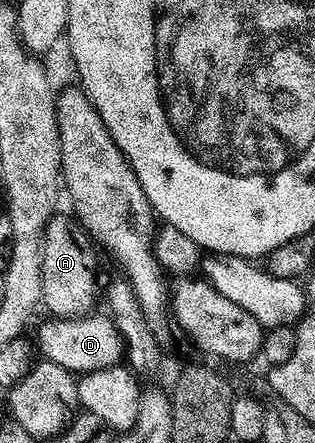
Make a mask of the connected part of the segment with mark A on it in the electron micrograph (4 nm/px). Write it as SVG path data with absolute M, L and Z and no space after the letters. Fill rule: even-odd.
M57 214L50 218L42 246L42 304L53 312L49 312L53 317L61 320L89 315L95 309L92 307L96 299L102 296L100 272L96 269L97 249L88 233L80 227L79 220L68 216Z

